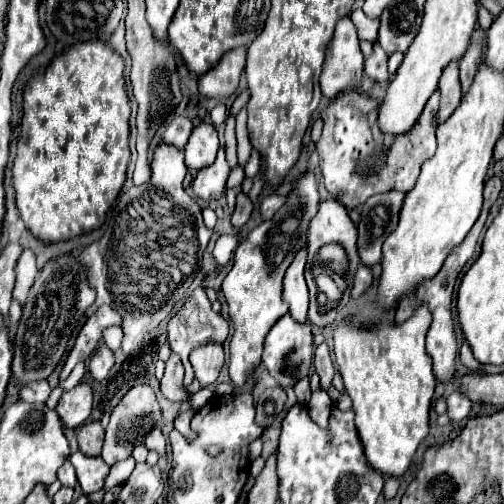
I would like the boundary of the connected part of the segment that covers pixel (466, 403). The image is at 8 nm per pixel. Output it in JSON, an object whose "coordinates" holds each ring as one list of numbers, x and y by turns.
{"coordinates":[[451,393,447,397,447,415,451,419,451,423,457,423,461,419,465,419,471,411,471,401,467,397,461,397,459,393]]}

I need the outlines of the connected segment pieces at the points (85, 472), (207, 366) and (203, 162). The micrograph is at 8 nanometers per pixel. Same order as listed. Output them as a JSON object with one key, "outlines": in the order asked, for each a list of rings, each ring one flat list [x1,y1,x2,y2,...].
{"outlines":[[[73,453,69,457,77,471,77,481,81,485,81,491,85,495,91,495,99,489,103,489,105,479,109,475,109,467,99,459,99,457,85,457,83,453]],[[213,341,205,343,197,349,193,349,189,361,195,369,195,379,201,385,213,385,223,367,223,345,213,343]],[[199,123,185,145,185,165,197,171,207,165,213,165,217,151,219,151,219,139,215,127,209,123]]]}

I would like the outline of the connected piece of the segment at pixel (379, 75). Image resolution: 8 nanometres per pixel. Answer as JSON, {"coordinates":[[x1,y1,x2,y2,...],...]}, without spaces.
{"coordinates":[[375,43,375,49,373,49,373,55,369,59,365,59,365,75,379,85,385,85,389,81,387,57,385,57,385,51,377,43]]}

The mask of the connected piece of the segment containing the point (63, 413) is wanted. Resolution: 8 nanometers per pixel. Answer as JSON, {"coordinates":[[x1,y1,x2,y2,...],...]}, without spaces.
{"coordinates":[[79,383,71,391,63,391,59,403,57,403,57,413,67,429,75,429,87,421,91,415,91,387,87,383]]}

